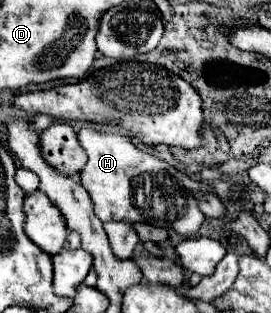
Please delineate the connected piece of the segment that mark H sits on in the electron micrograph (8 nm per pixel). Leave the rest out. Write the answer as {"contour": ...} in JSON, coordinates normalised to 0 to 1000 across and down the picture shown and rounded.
{"contour":[[[314,406],[292,431],[292,457],[321,489],[321,527],[299,546],[299,591],[321,604],[343,655],[351,655],[351,687],[387,712],[387,706],[535,706],[520,674],[498,661],[491,642],[491,572],[528,559],[528,553],[601,553],[601,565],[646,565],[653,597],[683,597],[697,578],[697,559],[661,553],[653,540],[624,534],[609,514],[572,508],[565,495],[506,476],[469,438],[439,425],[380,425],[351,419],[336,406]]]}

